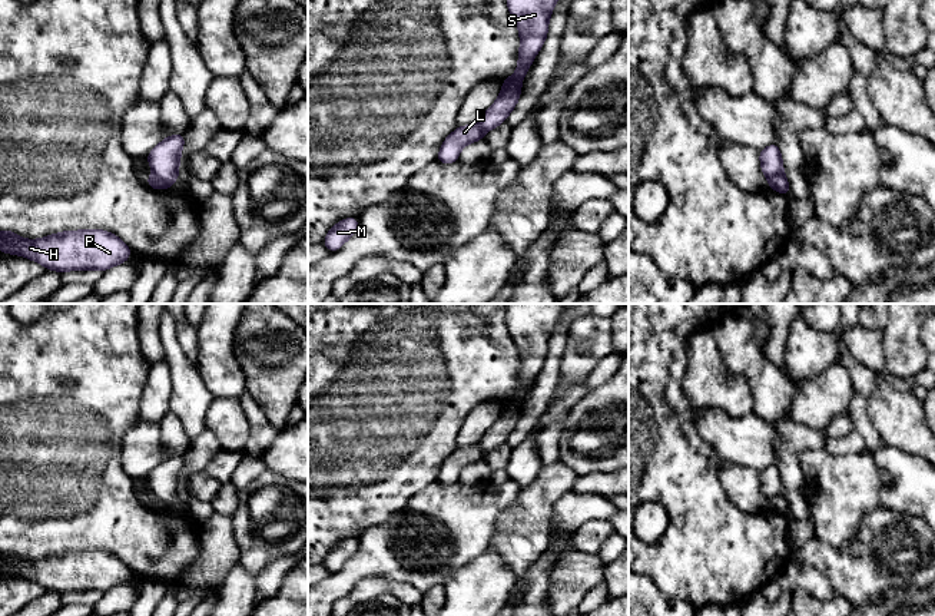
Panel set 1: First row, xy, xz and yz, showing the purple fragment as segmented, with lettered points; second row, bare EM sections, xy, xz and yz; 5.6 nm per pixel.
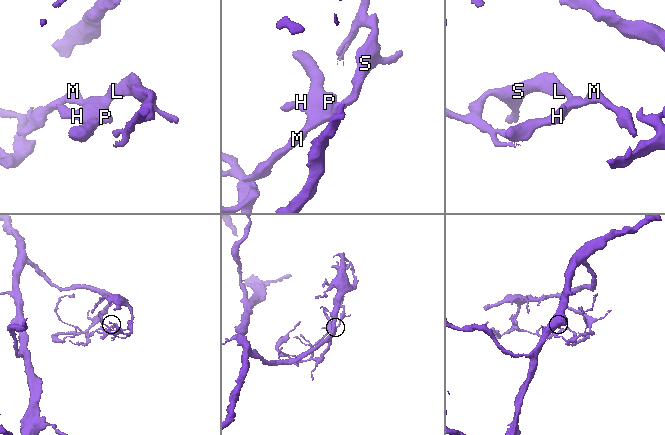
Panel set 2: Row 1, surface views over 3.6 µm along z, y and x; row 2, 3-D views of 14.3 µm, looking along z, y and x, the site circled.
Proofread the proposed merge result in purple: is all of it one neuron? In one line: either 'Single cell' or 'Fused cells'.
Fused cells

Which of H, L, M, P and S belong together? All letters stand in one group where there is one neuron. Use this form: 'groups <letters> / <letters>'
groups H L M P / S

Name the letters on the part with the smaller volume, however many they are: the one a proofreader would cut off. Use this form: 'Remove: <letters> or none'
Remove: H, L, M, P

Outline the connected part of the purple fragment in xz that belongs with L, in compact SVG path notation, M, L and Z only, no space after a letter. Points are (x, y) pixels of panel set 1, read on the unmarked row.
M478 444L458 447L441 466L437 481L444 486L457 483L461 470L468 464L483 461L484 454L485 453L478 447Z

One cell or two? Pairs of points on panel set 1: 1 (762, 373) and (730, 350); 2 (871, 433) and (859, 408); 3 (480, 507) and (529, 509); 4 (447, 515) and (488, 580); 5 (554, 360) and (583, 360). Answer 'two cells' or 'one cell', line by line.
1: one cell
2: one cell
3: two cells
4: two cells
5: two cells

